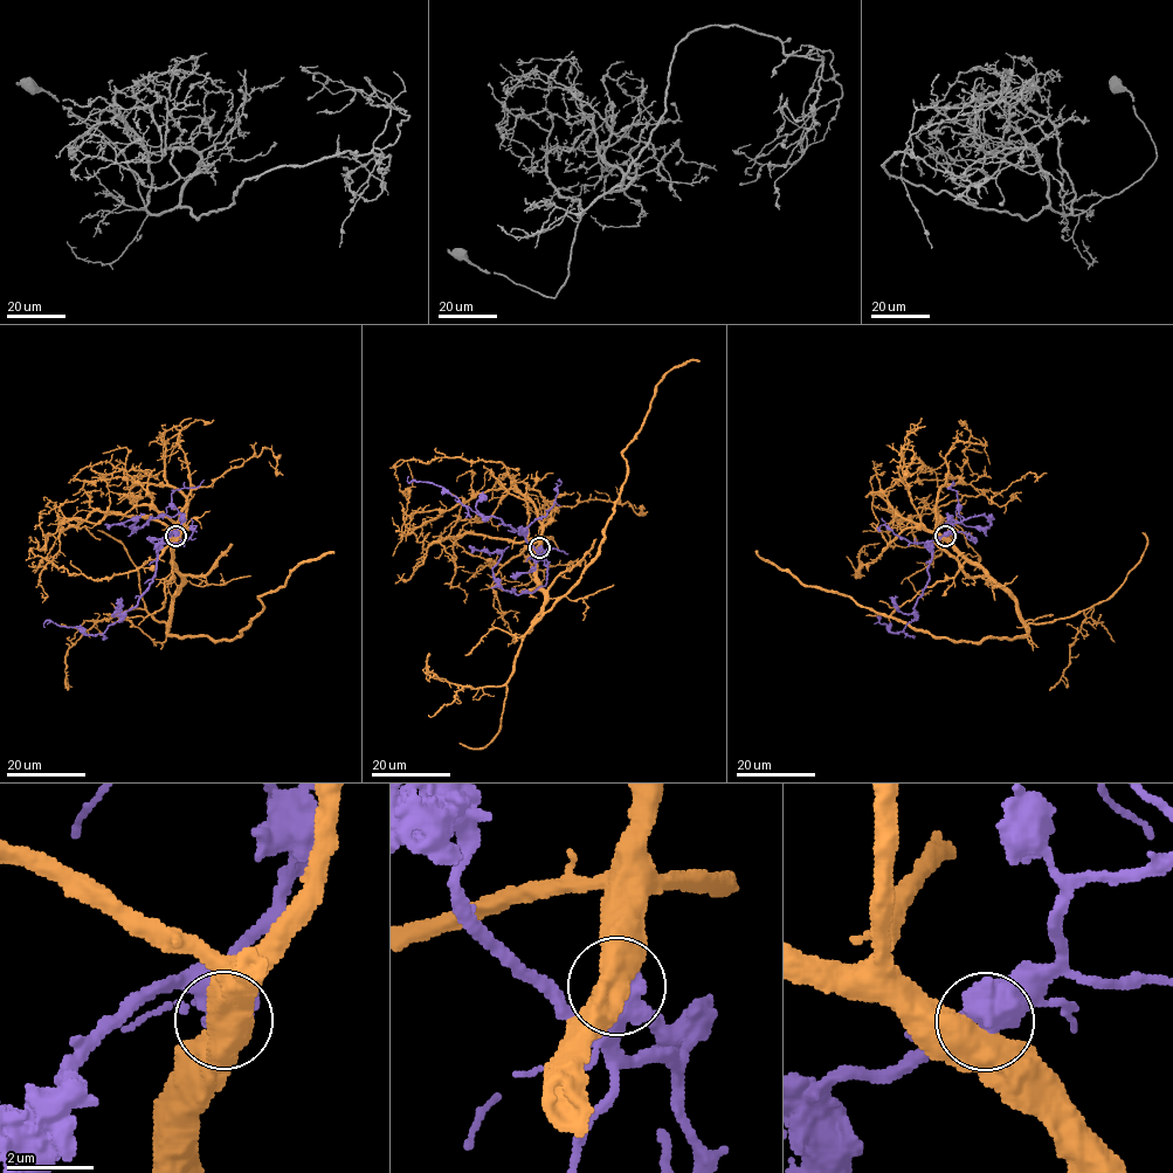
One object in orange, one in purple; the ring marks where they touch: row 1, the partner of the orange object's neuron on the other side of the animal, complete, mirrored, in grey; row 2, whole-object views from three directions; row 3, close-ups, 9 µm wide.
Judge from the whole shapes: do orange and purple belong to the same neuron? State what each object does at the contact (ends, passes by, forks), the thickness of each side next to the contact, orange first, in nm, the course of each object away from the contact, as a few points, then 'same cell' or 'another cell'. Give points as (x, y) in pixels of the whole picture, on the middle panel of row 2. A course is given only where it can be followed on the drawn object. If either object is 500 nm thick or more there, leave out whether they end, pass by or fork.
calibres 550 and 800 nm; course orange (540, 546), (544, 607), (529, 629), (598, 552), (627, 476), (622, 452), (656, 385), (671, 370), (699, 361); course purple (540, 546), (537, 550), (525, 533), (499, 517), (482, 517), (442, 487), (408, 483), (408, 476); another cell

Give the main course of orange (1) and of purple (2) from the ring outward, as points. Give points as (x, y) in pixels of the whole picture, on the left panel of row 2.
1: (177, 536), (181, 588), (167, 632), (215, 640), (237, 636), (263, 611), (257, 597), (333, 551)
2: (177, 535), (170, 533), (163, 540), (149, 588), (102, 633), (87, 634), (80, 627), (53, 622), (45, 627)

